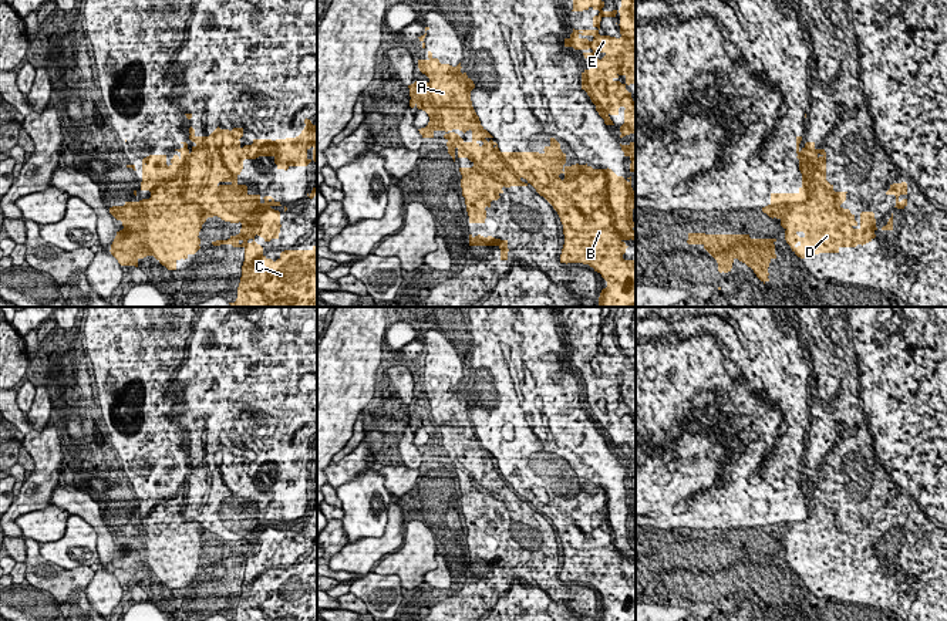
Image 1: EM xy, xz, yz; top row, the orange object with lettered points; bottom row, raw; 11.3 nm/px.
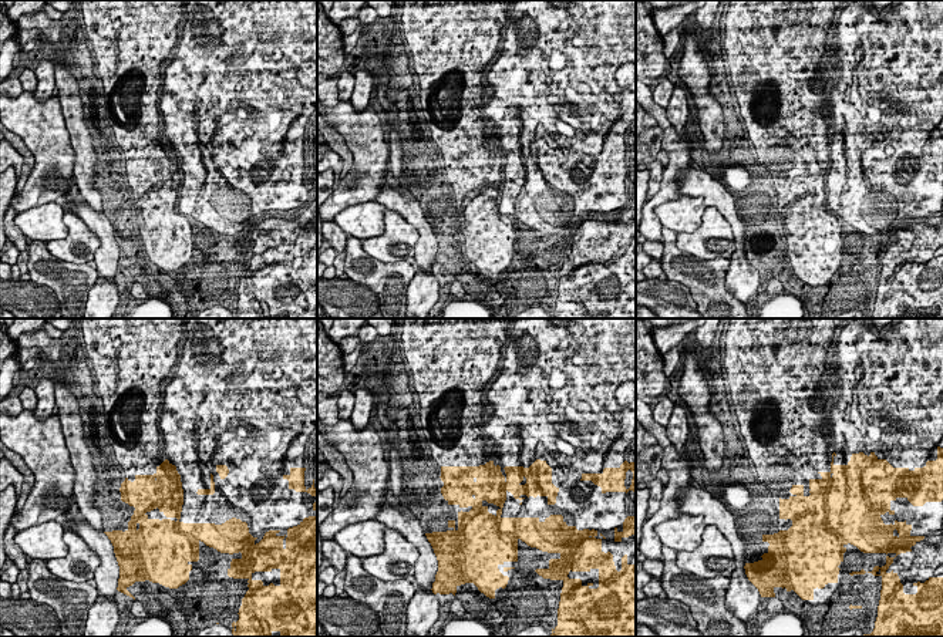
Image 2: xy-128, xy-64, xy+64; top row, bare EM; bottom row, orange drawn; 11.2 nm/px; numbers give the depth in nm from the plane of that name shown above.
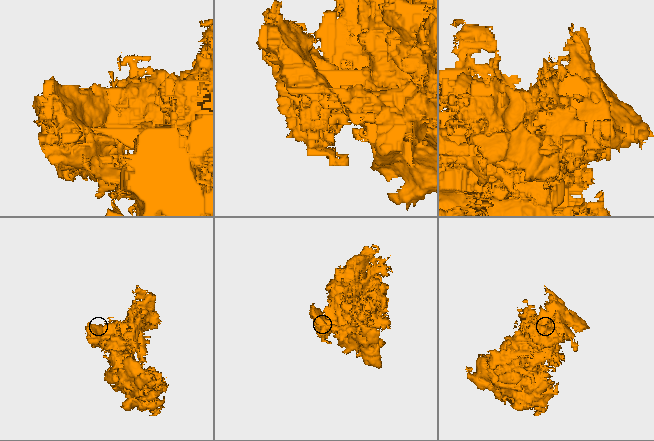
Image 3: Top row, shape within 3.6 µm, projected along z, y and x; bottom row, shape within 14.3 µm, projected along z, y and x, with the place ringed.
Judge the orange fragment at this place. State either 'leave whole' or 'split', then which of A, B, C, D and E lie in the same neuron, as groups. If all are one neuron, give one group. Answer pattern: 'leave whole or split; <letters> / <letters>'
split; A D / B C E

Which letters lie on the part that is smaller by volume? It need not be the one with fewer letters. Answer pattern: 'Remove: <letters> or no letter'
Remove: A, D

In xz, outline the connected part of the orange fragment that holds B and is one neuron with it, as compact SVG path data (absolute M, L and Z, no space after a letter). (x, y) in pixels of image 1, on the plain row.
M550 456L550 463L539 470L501 470L512 487L530 502L557 530L563 543L565 563L560 581L583 581L600 591L607 600L599 621L636 621L636 578L624 578L626 558L636 558L636 509L631 495L624 497L611 487L593 487L586 483L566 485L566 472Z

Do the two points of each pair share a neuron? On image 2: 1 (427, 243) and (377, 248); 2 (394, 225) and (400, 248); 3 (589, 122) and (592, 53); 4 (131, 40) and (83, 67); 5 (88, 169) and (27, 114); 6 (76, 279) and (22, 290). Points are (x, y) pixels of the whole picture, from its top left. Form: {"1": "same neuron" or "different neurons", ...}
{"1": "different neurons", "2": "same neuron", "3": "different neurons", "4": "same neuron", "5": "different neurons", "6": "different neurons"}

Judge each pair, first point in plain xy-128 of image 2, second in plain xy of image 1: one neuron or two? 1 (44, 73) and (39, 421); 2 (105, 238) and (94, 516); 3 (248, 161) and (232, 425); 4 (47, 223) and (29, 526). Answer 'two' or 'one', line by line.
1: one
2: one
3: two
4: one

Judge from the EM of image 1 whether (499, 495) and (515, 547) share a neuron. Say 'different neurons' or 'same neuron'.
same neuron

